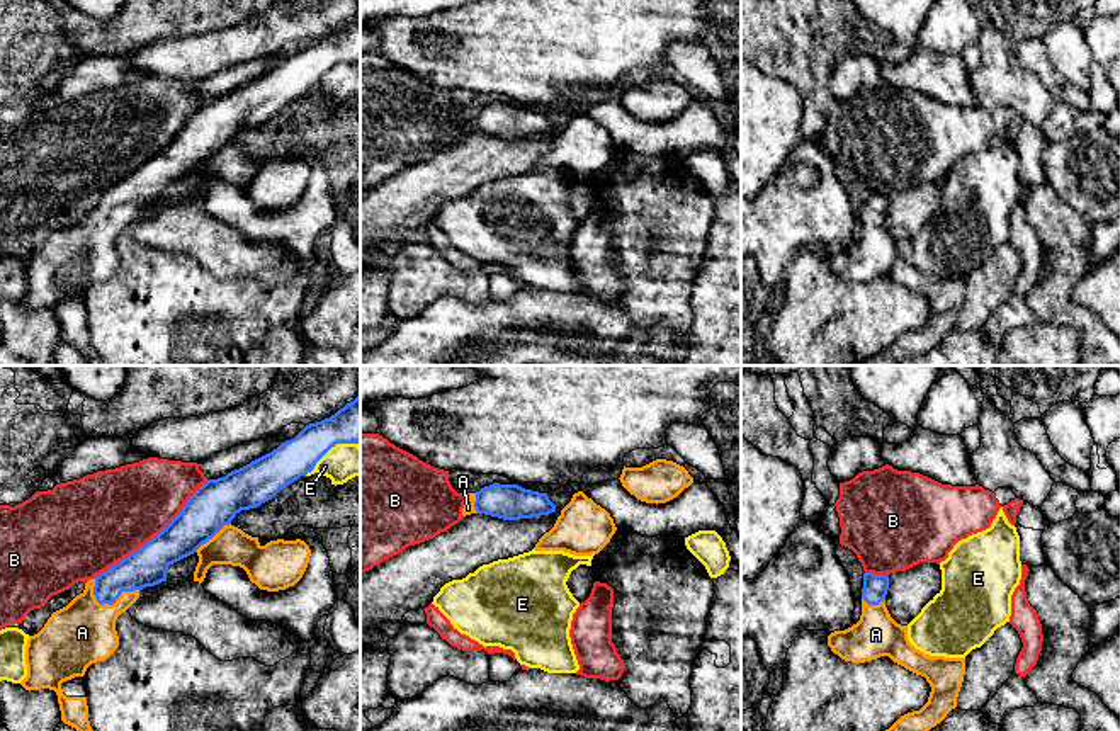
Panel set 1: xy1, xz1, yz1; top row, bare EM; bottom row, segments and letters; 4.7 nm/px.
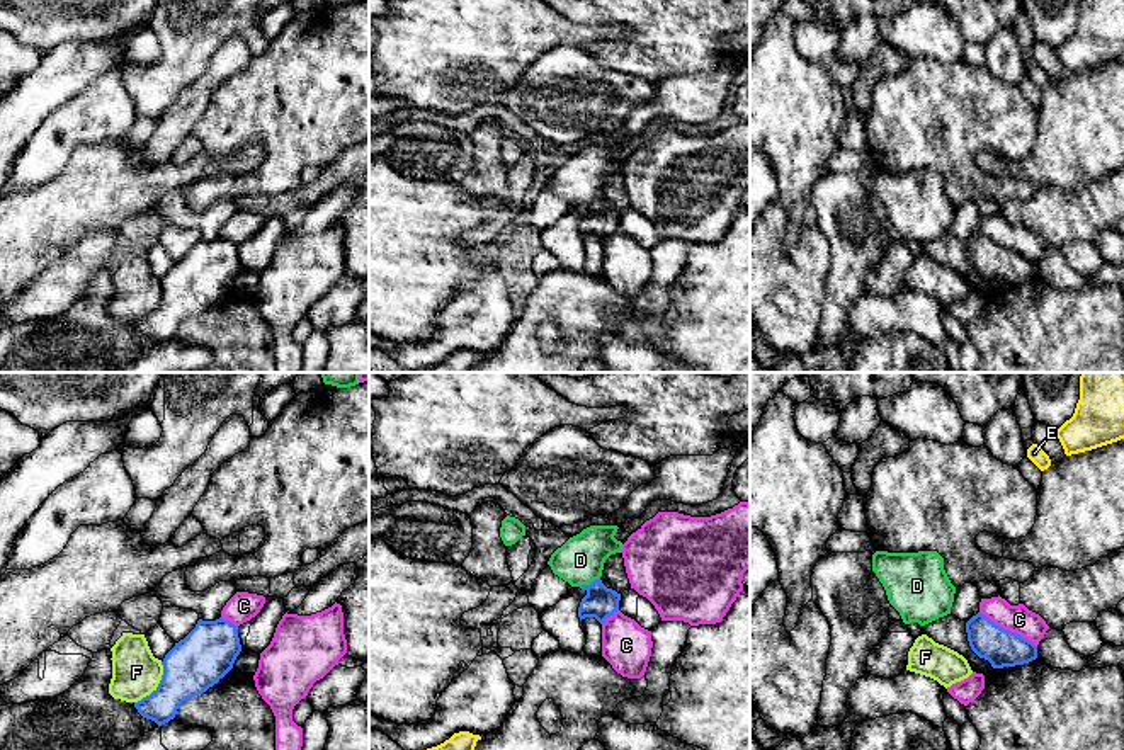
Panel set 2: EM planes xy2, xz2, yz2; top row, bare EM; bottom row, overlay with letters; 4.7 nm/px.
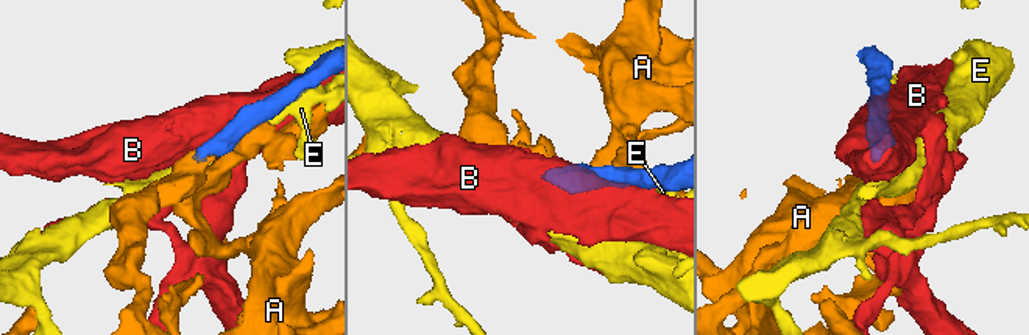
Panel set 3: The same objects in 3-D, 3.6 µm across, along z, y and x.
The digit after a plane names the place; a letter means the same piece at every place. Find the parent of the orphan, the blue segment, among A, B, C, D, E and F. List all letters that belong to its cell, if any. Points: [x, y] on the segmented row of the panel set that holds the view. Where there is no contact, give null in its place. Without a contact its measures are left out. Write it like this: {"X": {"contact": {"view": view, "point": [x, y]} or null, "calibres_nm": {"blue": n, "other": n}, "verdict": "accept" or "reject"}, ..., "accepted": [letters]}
{"A": {"contact": {"view": "xy1", "point": [113, 602]}, "calibres_nm": {"blue": 190, "other": 300}, "verdict": "accept"}, "B": {"contact": {"view": "xy1", "point": [153, 538]}, "calibres_nm": {"blue": 200, "other": 420}, "verdict": "reject"}, "C": {"contact": {"view": "yz2", "point": [1007, 630]}, "calibres_nm": {"blue": 180, "other": 130}, "verdict": "reject"}, "D": {"contact": {"view": "xz2", "point": [590, 584]}, "calibres_nm": {"blue": 160, "other": 220}, "verdict": "reject"}, "E": {"contact": {"view": "xy1", "point": [330, 447]}, "calibres_nm": {"blue": 200, "other": 170}, "verdict": "reject"}, "F": {"contact": {"view": "xy2", "point": [158, 686]}, "calibres_nm": {"blue": 260, "other": 220}, "verdict": "reject"}, "accepted": ["A"]}

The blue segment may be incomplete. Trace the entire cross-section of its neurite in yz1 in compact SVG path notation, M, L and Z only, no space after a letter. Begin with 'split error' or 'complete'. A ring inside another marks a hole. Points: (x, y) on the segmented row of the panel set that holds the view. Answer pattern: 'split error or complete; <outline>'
split error; M863 573L862 615L857 624L828 636L828 646L845 661L865 663L889 656L894 663L921 675L931 687L928 702L901 716L885 731L930 731L957 707L965 675L965 658L930 656L908 639L908 626L897 624L887 607L889 576Z

